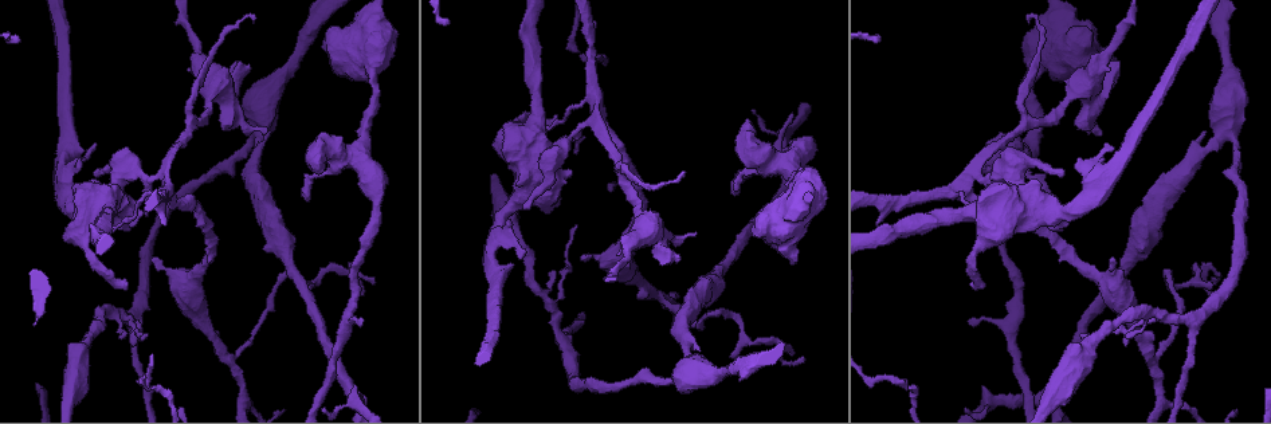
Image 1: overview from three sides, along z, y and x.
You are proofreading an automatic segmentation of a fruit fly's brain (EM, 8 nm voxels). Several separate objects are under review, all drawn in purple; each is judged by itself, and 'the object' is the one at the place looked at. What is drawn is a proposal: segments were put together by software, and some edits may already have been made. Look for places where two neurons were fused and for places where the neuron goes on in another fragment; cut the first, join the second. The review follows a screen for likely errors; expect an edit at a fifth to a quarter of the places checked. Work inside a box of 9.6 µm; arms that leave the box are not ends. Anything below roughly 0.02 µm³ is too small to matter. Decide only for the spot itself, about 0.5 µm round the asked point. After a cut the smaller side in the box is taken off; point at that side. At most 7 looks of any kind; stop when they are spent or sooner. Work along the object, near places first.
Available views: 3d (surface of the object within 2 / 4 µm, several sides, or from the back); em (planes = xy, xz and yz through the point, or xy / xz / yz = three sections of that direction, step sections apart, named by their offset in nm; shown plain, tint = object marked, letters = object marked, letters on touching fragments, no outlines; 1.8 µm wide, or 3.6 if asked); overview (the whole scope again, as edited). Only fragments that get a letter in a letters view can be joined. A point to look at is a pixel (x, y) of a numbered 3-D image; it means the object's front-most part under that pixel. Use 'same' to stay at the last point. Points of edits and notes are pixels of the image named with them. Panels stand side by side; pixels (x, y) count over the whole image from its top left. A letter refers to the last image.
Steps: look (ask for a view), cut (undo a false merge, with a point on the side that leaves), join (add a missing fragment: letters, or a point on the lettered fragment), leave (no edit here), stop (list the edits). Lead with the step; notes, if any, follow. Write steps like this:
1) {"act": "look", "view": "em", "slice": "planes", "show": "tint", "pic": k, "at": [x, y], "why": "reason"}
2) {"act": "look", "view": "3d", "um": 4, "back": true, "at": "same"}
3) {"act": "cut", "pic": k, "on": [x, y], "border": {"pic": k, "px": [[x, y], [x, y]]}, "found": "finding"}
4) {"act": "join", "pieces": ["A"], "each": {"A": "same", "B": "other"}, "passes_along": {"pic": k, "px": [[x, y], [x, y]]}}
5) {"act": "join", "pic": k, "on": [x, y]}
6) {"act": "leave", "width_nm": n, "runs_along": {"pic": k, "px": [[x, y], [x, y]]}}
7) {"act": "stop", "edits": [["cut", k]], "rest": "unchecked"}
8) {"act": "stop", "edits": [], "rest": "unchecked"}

{"act": "look", "view": "em", "slice": "planes", "show": "plain", "pic": 1, "at": [697, 232], "why": "free end"}

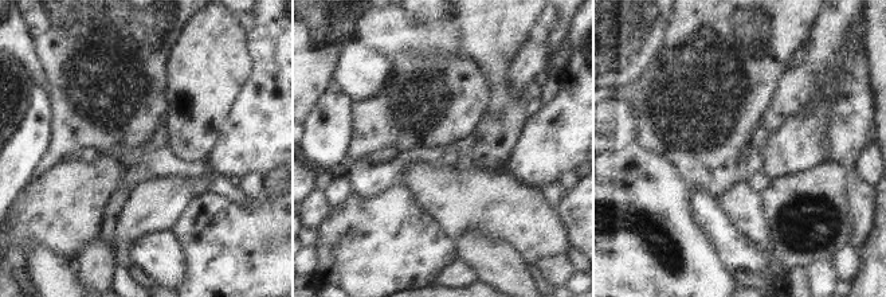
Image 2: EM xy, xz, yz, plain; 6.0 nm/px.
{"act": "look", "view": "em", "slice": "planes", "show": "letters", "at": "same", "why": "what lies round it"}

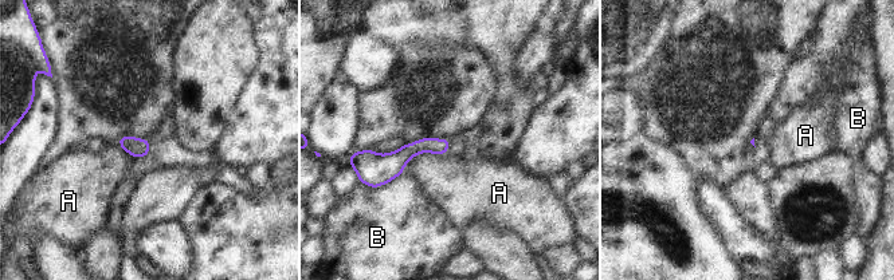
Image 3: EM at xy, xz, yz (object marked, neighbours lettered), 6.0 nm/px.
{"act": "leave", "each": {"A": "other", "B": "other"}, "runs_along": {"pic": 3, "px": [[446, 142], [398, 160], [371, 154]]}, "found": "none of them fits"}

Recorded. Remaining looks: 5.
{"act": "look", "view": "3d", "um": 4, "pic": 1, "at": [1231, 132], "why": "thick turns thin"}

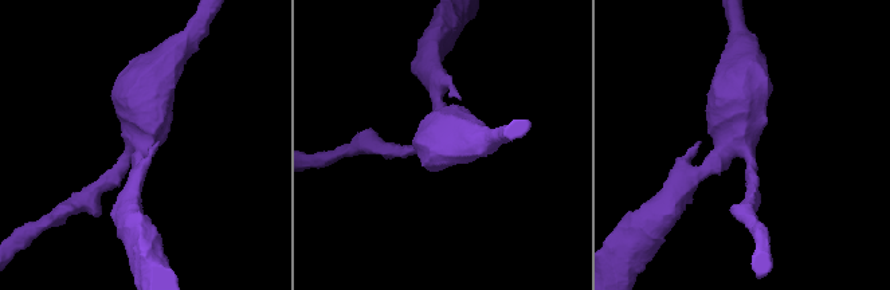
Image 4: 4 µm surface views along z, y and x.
{"act": "look", "view": "em", "um": 3.6, "slice": "planes", "show": "letters", "pic": 4, "at": [739, 142]}

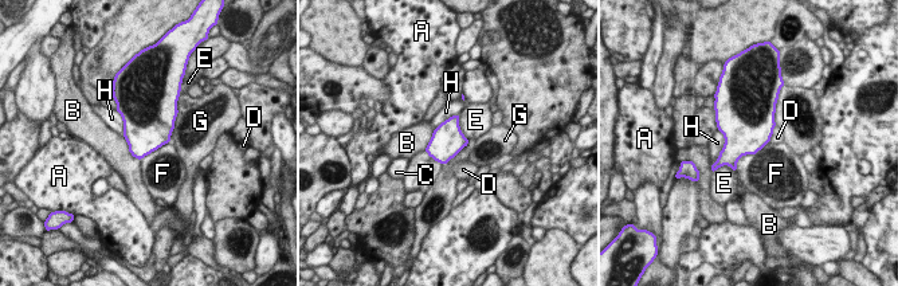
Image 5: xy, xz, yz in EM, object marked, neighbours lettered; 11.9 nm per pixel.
{"act": "leave", "each": {"A": "other", "B": "other", "C": "other", "D": "other", "E": "other", "F": "other", "G": "other", "H": "other"}, "border": {"pic": 5, "px": [[768, 141], [745, 153], [736, 172]]}, "found": "one neuron here"}

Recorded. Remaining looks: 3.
{"act": "look", "view": "3d", "um": 4, "pic": 1, "at": [969, 285]}

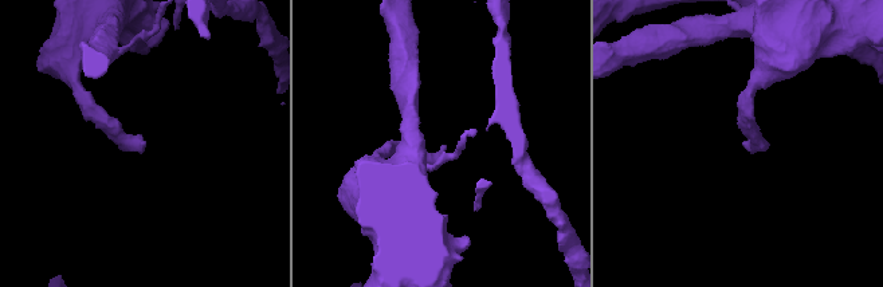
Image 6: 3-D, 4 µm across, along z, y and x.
{"act": "look", "view": "em", "slice": "xy", "step": 16, "show": "letters", "pic": 6, "at": [443, 147], "why": "shape alone is not enough"}

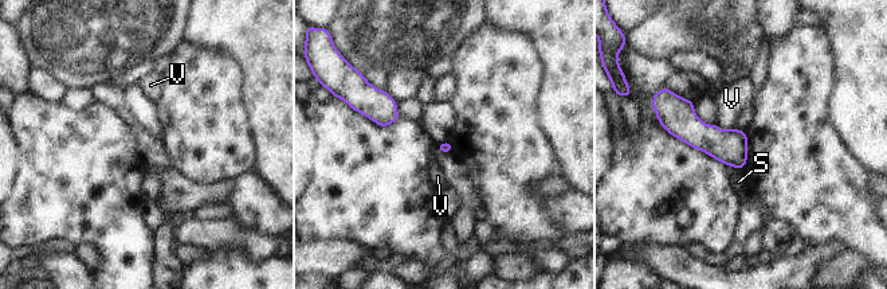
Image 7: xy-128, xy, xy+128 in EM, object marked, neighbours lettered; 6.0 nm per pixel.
{"act": "leave", "each": {"S": "other", "V": "other"}, "border": {"pic": 7, "px": [[718, 124], [722, 129], [733, 128]]}, "found": "no lettered fragment goes on from it"}

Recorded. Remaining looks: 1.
{"act": "stop", "edits": [], "rest": "unchecked"}

